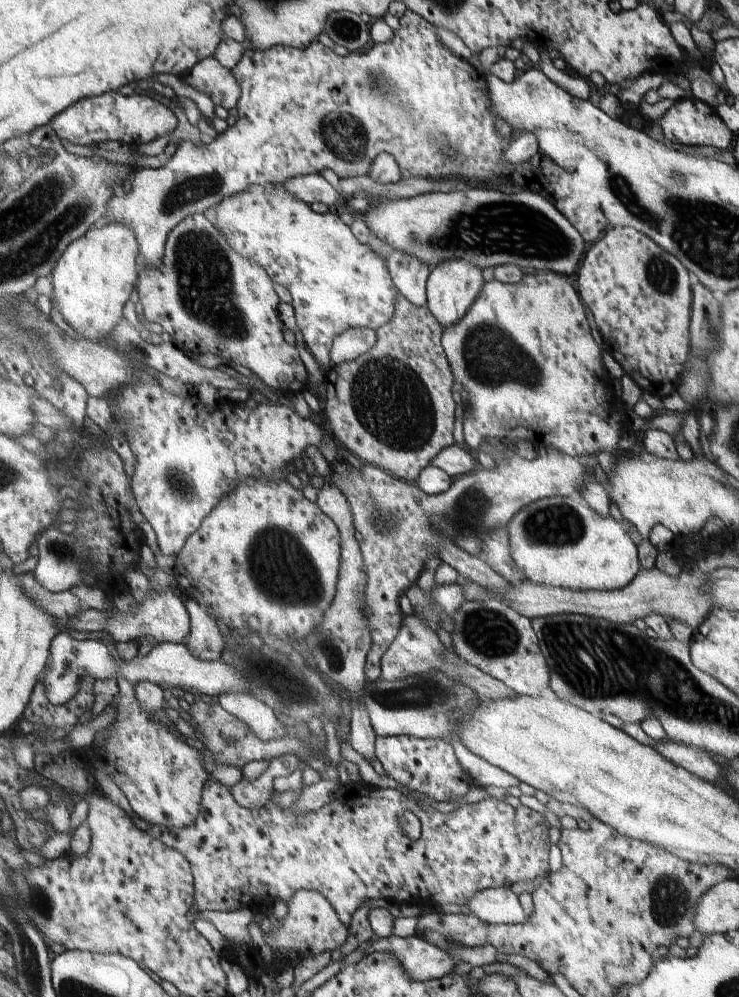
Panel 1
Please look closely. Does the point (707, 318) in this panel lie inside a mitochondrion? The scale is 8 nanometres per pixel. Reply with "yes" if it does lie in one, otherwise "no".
yes

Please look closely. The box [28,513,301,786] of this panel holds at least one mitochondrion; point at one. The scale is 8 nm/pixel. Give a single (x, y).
(61, 550)

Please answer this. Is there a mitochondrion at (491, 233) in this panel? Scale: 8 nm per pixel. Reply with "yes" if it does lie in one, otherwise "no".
yes

